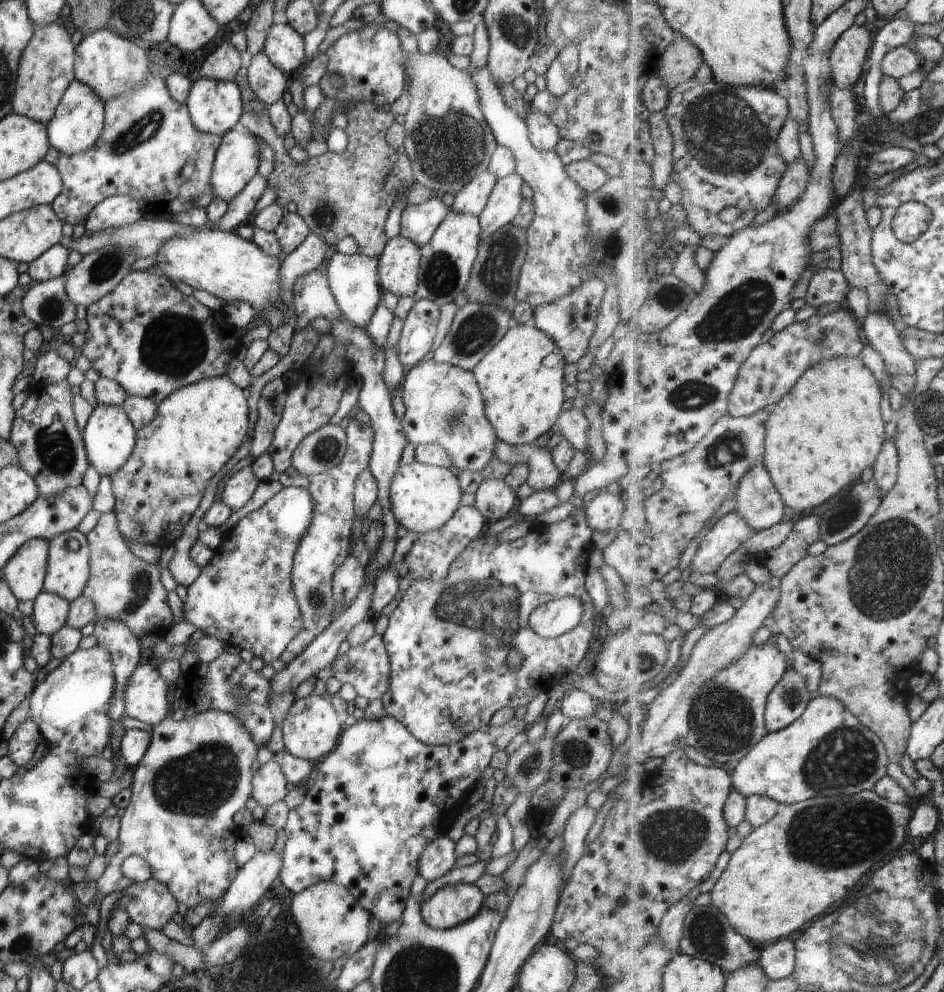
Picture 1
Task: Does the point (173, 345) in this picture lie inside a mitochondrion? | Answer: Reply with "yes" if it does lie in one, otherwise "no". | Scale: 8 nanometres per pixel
yes

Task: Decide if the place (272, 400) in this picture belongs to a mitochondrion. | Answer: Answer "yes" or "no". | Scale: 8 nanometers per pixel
no

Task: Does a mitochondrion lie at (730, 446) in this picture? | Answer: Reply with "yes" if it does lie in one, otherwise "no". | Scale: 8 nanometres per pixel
yes

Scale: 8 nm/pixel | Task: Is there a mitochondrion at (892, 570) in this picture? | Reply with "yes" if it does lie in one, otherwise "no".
yes

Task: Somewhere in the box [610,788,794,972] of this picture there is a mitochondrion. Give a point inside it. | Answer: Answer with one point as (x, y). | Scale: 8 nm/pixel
(672, 837)

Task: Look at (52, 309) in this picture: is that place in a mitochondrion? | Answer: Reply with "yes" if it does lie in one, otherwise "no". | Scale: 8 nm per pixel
yes

